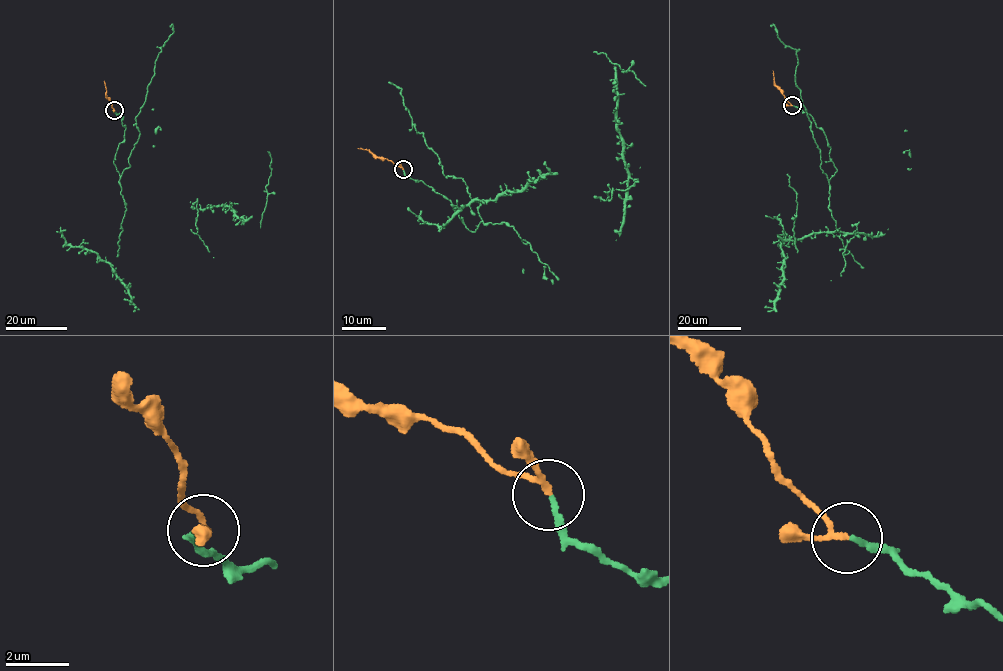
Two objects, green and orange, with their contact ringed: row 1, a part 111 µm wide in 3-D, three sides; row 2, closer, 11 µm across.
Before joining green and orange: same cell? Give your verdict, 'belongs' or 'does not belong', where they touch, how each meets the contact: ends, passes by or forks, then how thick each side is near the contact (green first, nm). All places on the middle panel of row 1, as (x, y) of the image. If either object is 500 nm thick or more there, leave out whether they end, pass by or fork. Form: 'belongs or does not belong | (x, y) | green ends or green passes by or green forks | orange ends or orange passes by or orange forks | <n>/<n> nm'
belongs | (403, 169) | green ends | orange passes by | 150/130 nm

